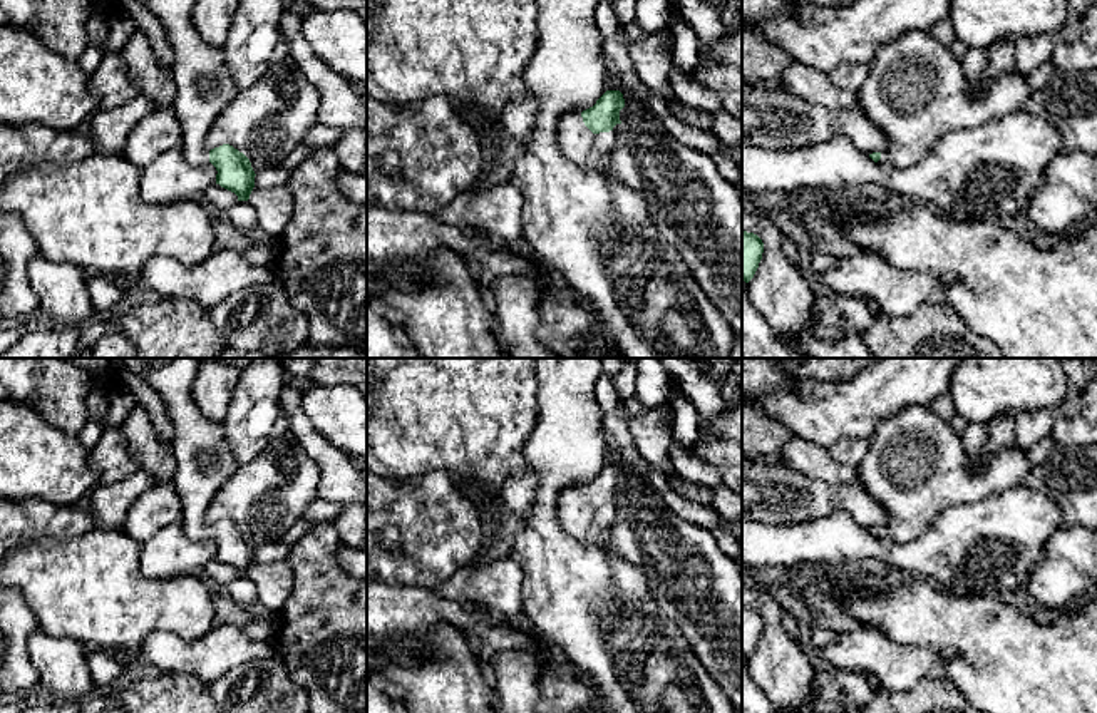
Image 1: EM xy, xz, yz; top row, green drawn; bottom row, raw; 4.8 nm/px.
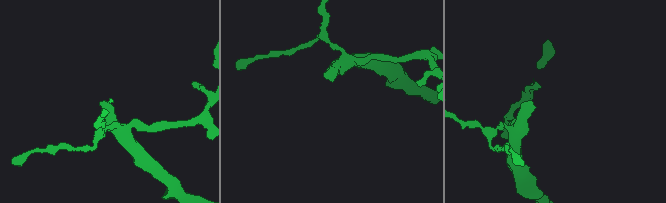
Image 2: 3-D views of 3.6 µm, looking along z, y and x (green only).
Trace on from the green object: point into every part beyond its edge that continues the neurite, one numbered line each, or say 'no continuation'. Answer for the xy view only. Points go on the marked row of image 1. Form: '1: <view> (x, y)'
1: xy (205, 87)

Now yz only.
1: yz (915, 94)

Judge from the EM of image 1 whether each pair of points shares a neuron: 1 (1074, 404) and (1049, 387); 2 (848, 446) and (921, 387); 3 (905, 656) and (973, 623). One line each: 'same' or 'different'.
1: different
2: different
3: different

